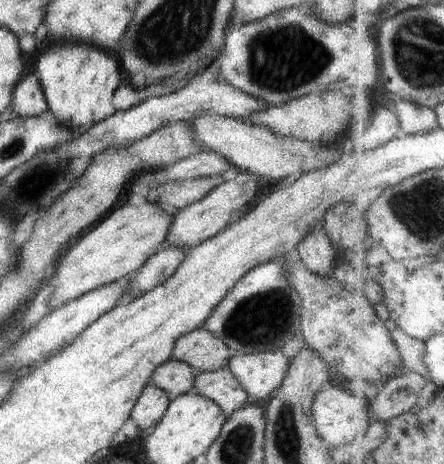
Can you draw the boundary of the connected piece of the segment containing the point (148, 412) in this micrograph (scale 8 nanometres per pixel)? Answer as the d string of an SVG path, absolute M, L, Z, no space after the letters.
M148 383L139 393L130 418L140 429L156 426L162 420L169 405L169 398L156 384Z

